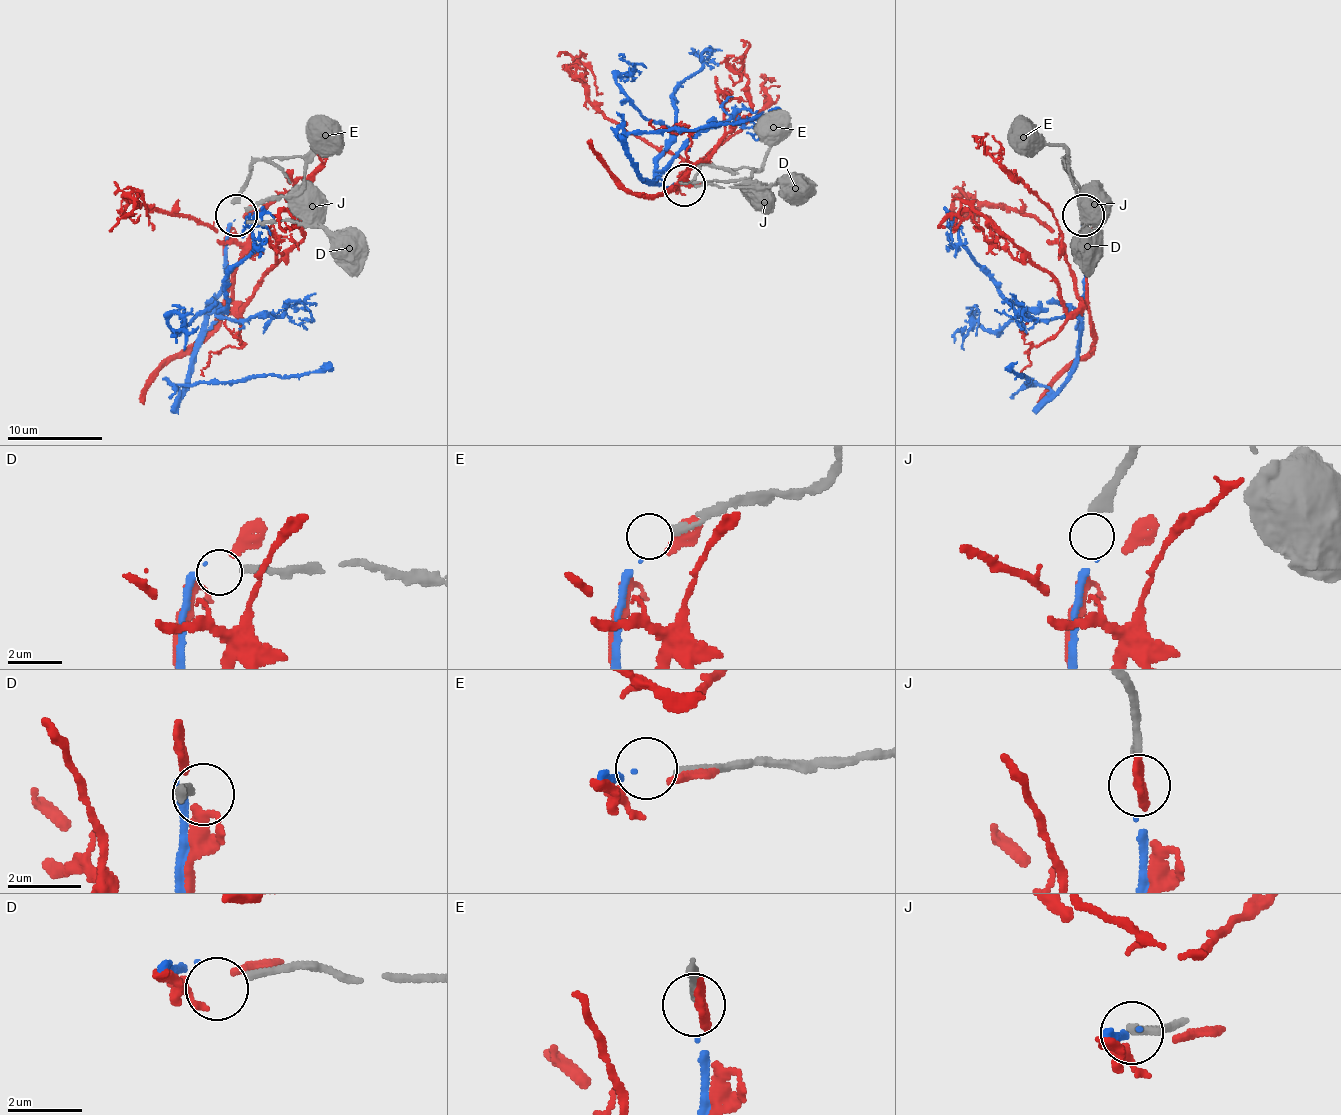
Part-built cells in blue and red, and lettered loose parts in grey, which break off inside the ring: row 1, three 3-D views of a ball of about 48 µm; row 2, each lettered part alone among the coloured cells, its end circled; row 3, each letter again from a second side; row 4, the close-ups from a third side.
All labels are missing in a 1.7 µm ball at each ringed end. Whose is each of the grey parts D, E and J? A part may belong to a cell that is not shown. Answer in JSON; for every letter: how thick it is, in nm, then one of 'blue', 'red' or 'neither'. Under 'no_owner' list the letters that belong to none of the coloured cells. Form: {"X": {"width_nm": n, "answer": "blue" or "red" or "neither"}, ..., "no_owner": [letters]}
{"D": {"width_nm": 240, "answer": "neither"}, "E": {"width_nm": 220, "answer": "blue"}, "J": {"width_nm": 340, "answer": "neither"}, "no_owner": ["D", "J"]}

